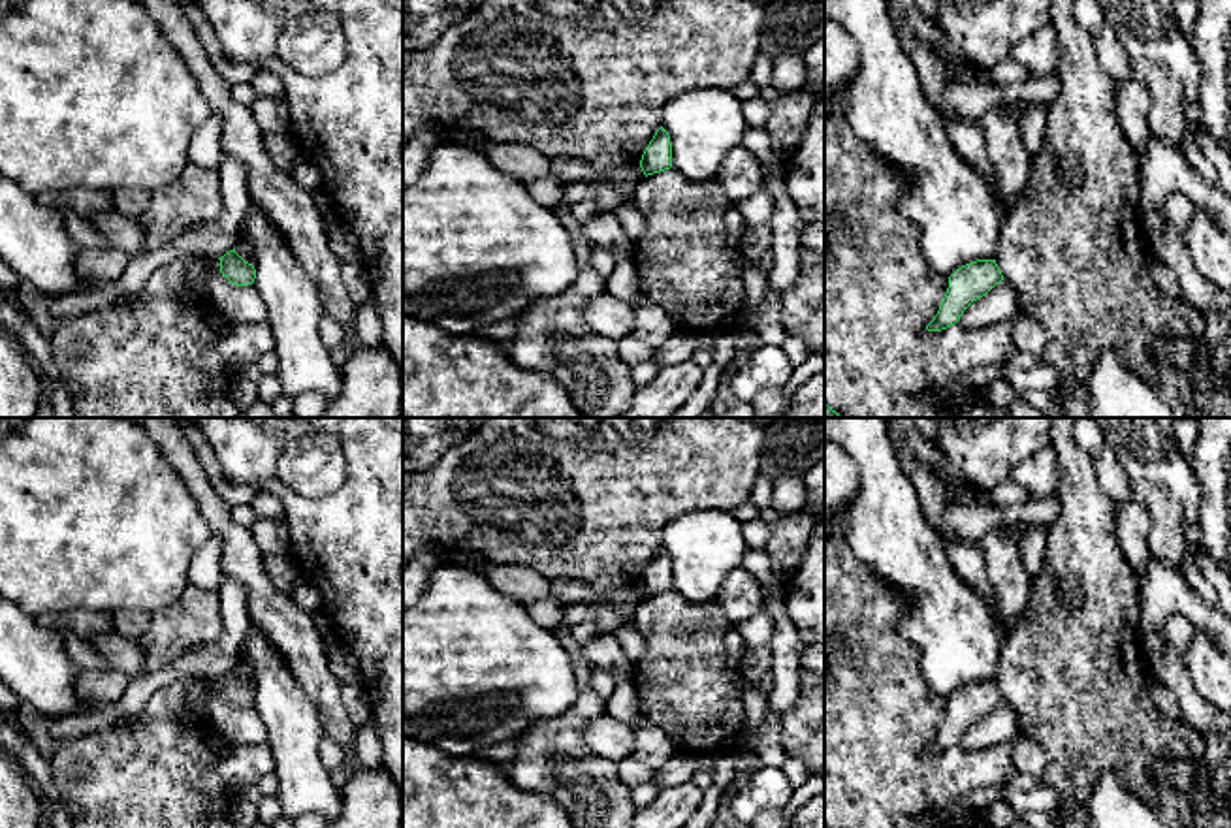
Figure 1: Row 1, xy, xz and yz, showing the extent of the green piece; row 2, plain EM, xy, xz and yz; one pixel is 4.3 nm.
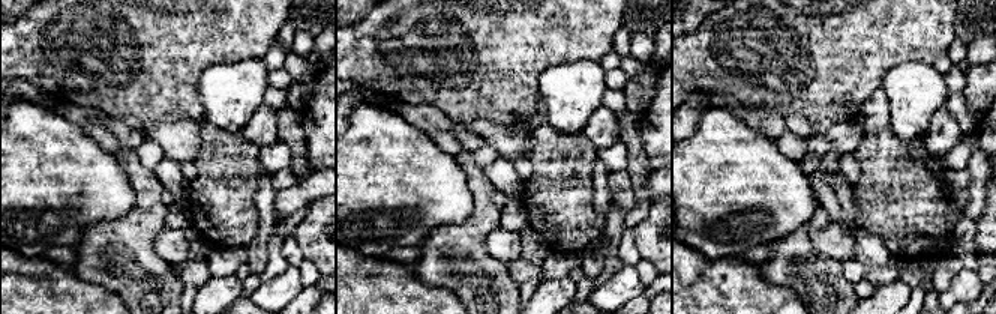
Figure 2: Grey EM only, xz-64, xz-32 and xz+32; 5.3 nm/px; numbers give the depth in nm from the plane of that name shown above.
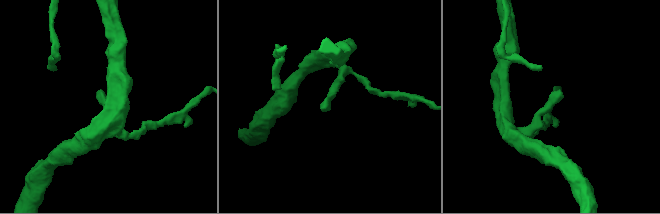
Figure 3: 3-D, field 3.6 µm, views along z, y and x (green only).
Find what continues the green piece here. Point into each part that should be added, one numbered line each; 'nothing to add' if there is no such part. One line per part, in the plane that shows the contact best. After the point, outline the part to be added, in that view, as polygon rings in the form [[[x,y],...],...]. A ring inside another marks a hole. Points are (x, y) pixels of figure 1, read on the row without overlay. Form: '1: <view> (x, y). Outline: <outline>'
nothing to add

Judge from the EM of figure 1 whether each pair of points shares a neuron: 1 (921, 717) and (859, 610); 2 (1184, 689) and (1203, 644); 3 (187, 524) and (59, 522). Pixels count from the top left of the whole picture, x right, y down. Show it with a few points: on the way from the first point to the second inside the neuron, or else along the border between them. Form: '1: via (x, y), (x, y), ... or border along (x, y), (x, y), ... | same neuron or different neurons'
1: via (895, 691), (859, 655), (859, 636) | same neuron
2: border along (1183, 659), (1196, 691), (1211, 706) | different neurons
3: via (155, 524), (91, 522) | same neuron

